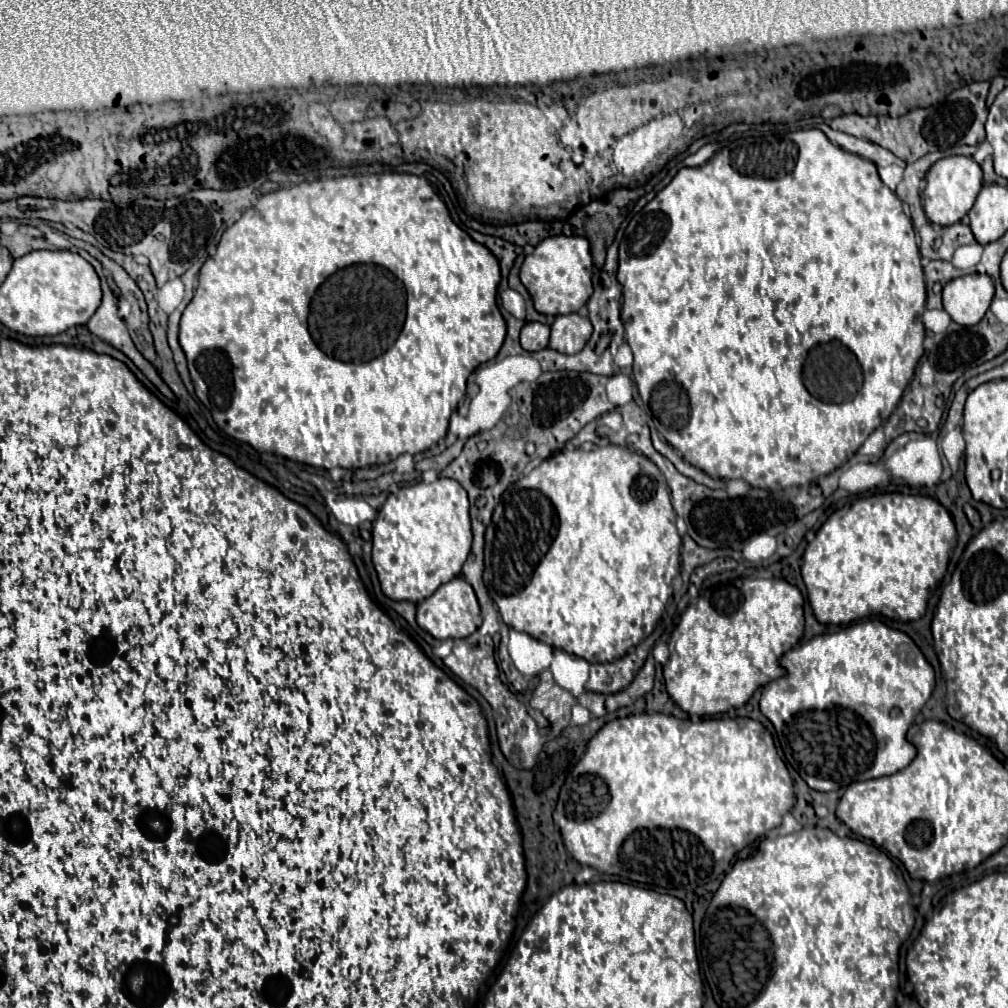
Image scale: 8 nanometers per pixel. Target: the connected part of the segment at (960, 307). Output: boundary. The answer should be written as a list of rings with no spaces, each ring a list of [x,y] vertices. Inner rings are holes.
[[[970,273],[944,285],[942,303],[946,313],[958,325],[976,325],[988,311],[994,297],[994,283],[988,275]]]

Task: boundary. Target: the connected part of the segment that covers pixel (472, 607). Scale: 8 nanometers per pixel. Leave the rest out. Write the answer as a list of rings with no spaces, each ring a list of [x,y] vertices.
[[[456,577],[456,579],[452,579],[452,581],[444,583],[444,585],[440,585],[432,597],[424,599],[418,605],[416,619],[418,619],[418,625],[424,631],[428,631],[432,637],[436,637],[440,641],[470,637],[482,625],[480,605],[478,605],[478,599],[474,595],[474,589],[472,589],[470,583],[466,583],[460,577]]]

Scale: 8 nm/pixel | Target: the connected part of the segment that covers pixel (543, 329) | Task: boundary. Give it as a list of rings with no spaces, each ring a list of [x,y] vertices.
[[[526,323],[520,333],[520,343],[526,351],[546,349],[550,341],[550,327],[544,323]]]

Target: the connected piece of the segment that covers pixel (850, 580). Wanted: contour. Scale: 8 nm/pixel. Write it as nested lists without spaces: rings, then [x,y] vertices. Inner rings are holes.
[[[876,493],[870,497],[862,497],[852,501],[850,505],[834,511],[824,525],[818,529],[816,537],[812,543],[808,543],[804,557],[802,557],[802,573],[804,573],[804,583],[806,583],[806,591],[808,591],[808,601],[812,605],[812,611],[816,615],[816,619],[820,623],[834,623],[834,625],[846,625],[850,621],[858,621],[858,619],[866,619],[866,617],[884,617],[884,619],[892,619],[892,621],[914,621],[920,619],[926,611],[926,603],[928,603],[928,595],[938,587],[938,583],[942,581],[946,567],[948,567],[948,559],[950,559],[950,551],[956,545],[956,527],[954,521],[950,517],[950,513],[932,497],[922,495],[911,495],[902,493]]]

